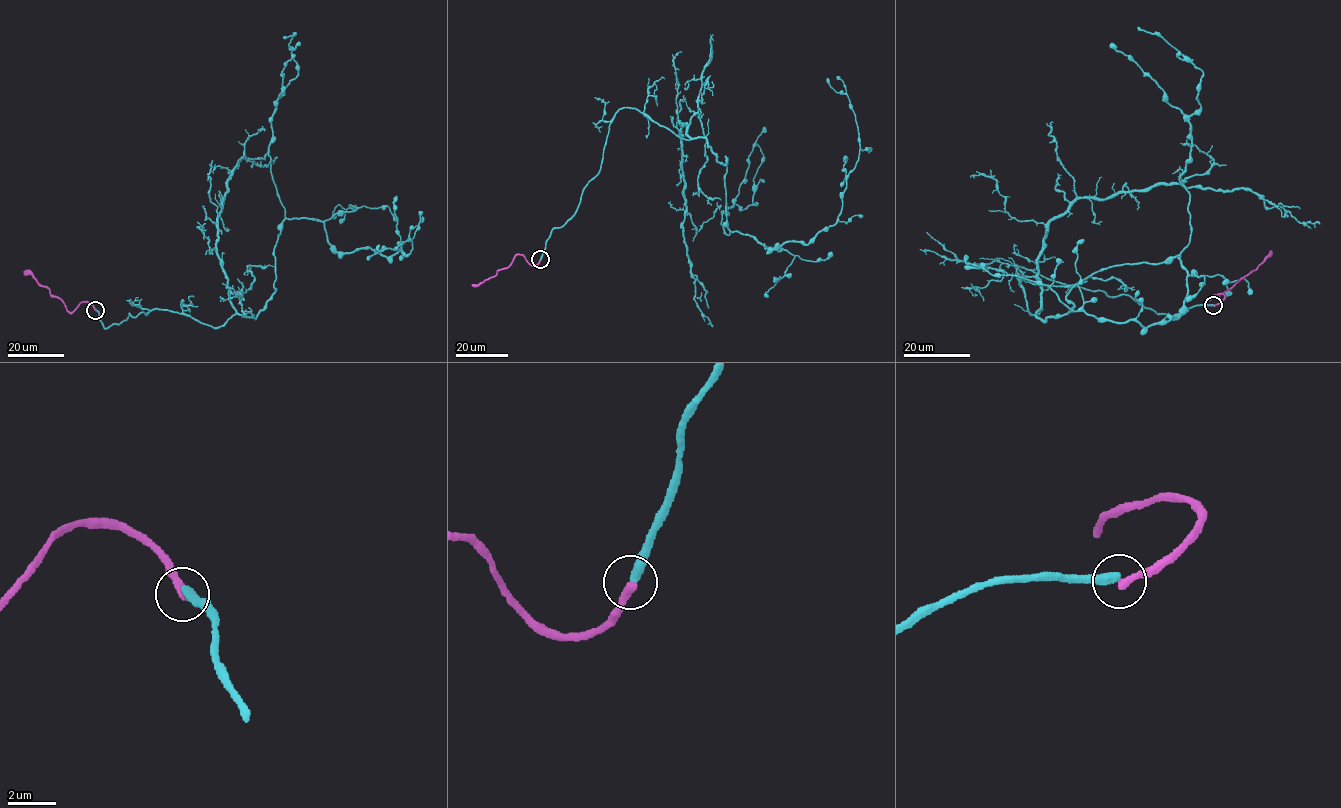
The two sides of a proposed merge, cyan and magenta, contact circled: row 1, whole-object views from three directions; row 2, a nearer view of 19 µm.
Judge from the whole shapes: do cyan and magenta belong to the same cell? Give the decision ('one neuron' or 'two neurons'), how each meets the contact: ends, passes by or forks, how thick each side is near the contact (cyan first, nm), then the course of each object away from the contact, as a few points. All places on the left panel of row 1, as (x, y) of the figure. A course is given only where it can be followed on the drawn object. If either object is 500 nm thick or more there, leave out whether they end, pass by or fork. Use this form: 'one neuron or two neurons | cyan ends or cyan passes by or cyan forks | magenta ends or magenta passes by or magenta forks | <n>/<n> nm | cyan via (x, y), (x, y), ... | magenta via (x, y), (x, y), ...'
one neuron | cyan ends | magenta ends | 400/340 nm | cyan via (95, 309), (105, 328), (156, 308), (255, 318), (286, 219), (346, 253), (402, 258), (411, 239), (367, 259) | magenta via (95, 310), (86, 302), (69, 312), (59, 298), (39, 285), (30, 272), (23, 271)

